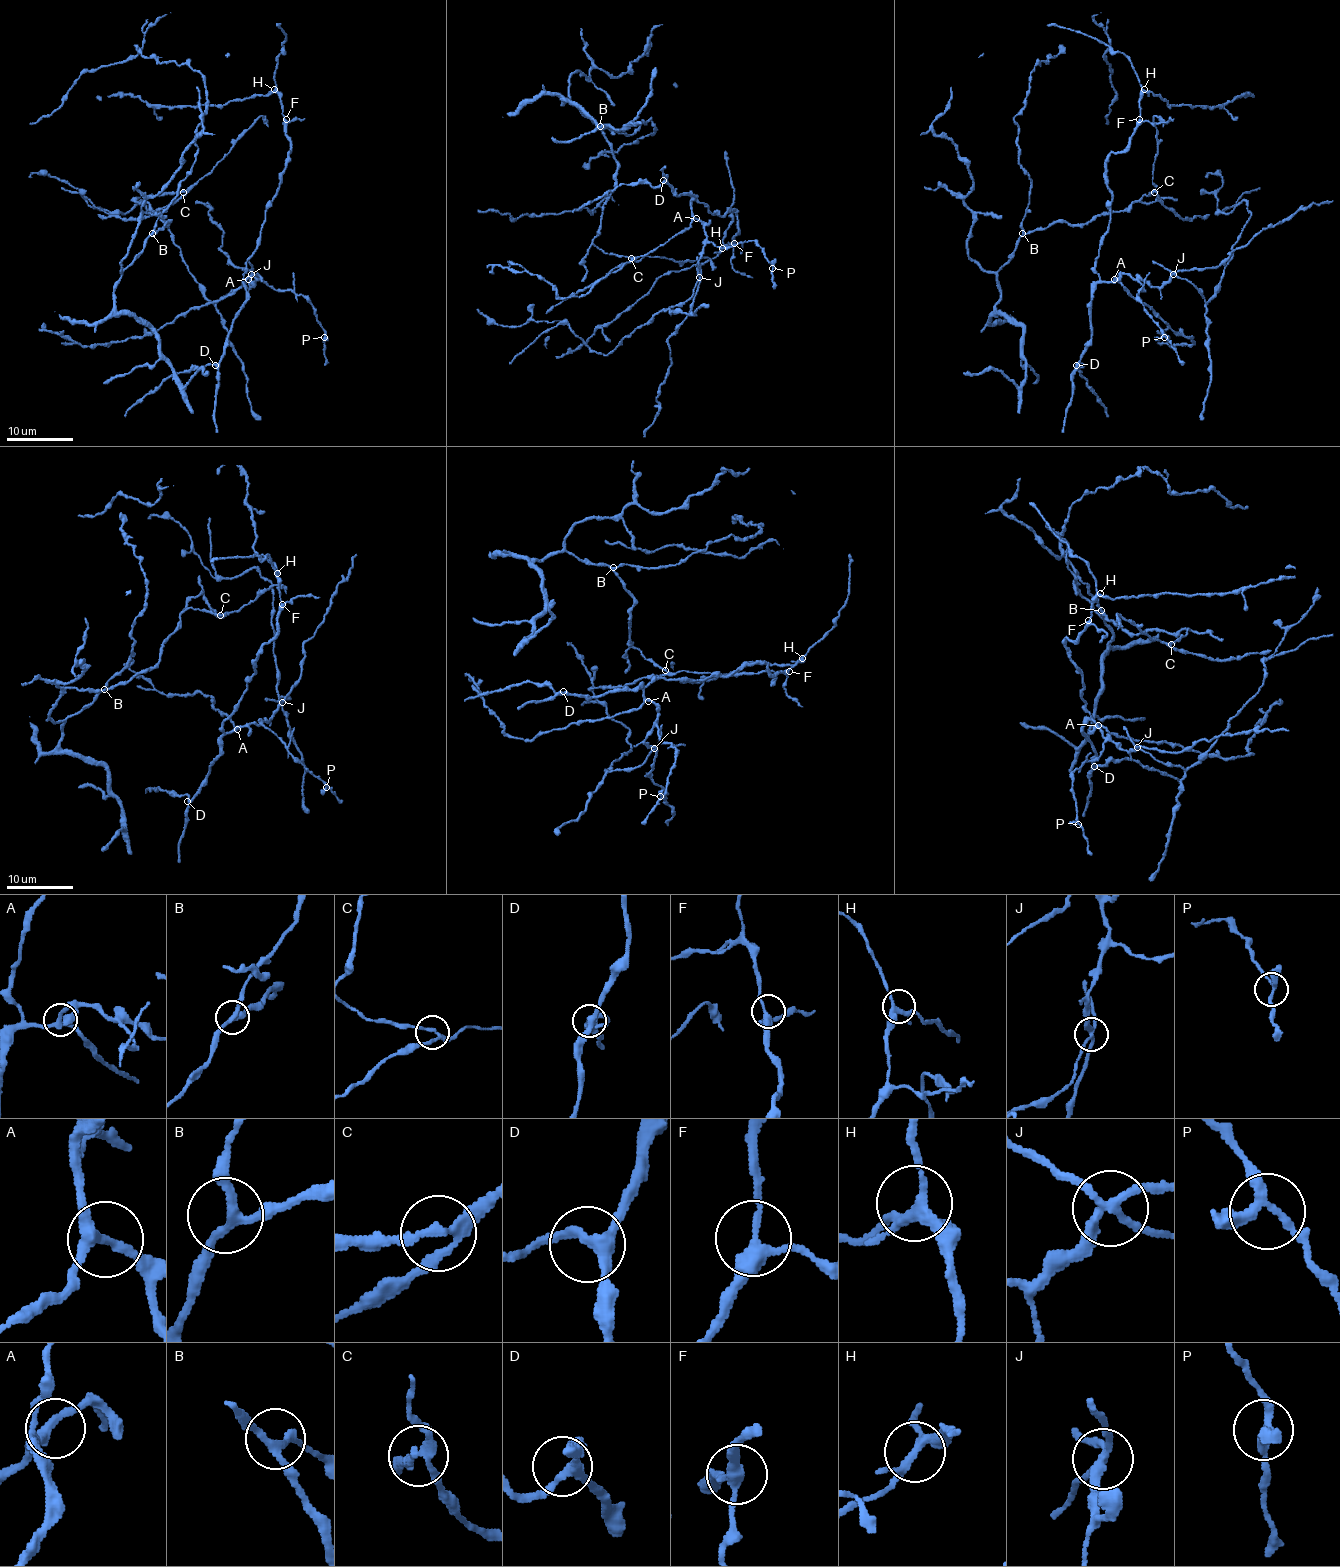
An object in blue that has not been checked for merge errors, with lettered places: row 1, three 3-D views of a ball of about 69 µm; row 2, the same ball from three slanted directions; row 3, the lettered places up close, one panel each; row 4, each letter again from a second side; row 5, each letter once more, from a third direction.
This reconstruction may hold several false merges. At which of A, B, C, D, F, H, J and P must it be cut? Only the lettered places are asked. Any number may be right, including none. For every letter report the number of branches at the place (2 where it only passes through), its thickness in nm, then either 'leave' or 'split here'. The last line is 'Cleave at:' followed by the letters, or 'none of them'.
A: 3 | 260 nm | leave
B: 3 | 220 nm | leave
C: 3 | 200 nm | leave
D: 3 | 280 nm | leave
F: 3 | 280 nm | leave
H: 4 | 260 nm | leave
J: 4 | 240 nm | split here
P: 3 | 240 nm | leave
Cleave at: J

